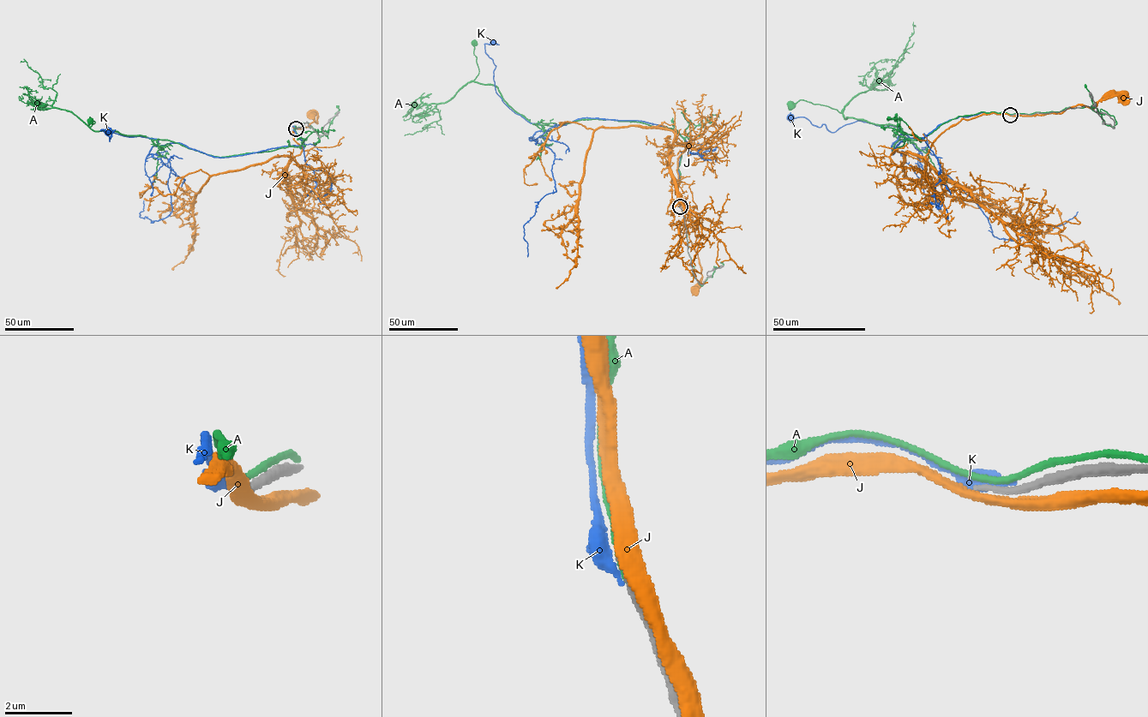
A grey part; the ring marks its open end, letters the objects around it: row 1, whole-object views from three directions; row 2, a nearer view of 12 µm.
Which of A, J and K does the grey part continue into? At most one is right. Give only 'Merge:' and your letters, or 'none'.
Merge: none

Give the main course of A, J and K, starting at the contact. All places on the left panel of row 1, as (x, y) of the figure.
A: (297, 128), (300, 146), (217, 157), (169, 140), (93, 131), (90, 127), (95, 122), (90, 116), (90, 121)
J: (297, 128), (308, 127), (314, 121), (317, 122), (318, 116), (311, 115)
K: (296, 128), (301, 145), (224, 158), (141, 136), (112, 133), (109, 141), (100, 130), (109, 130)

